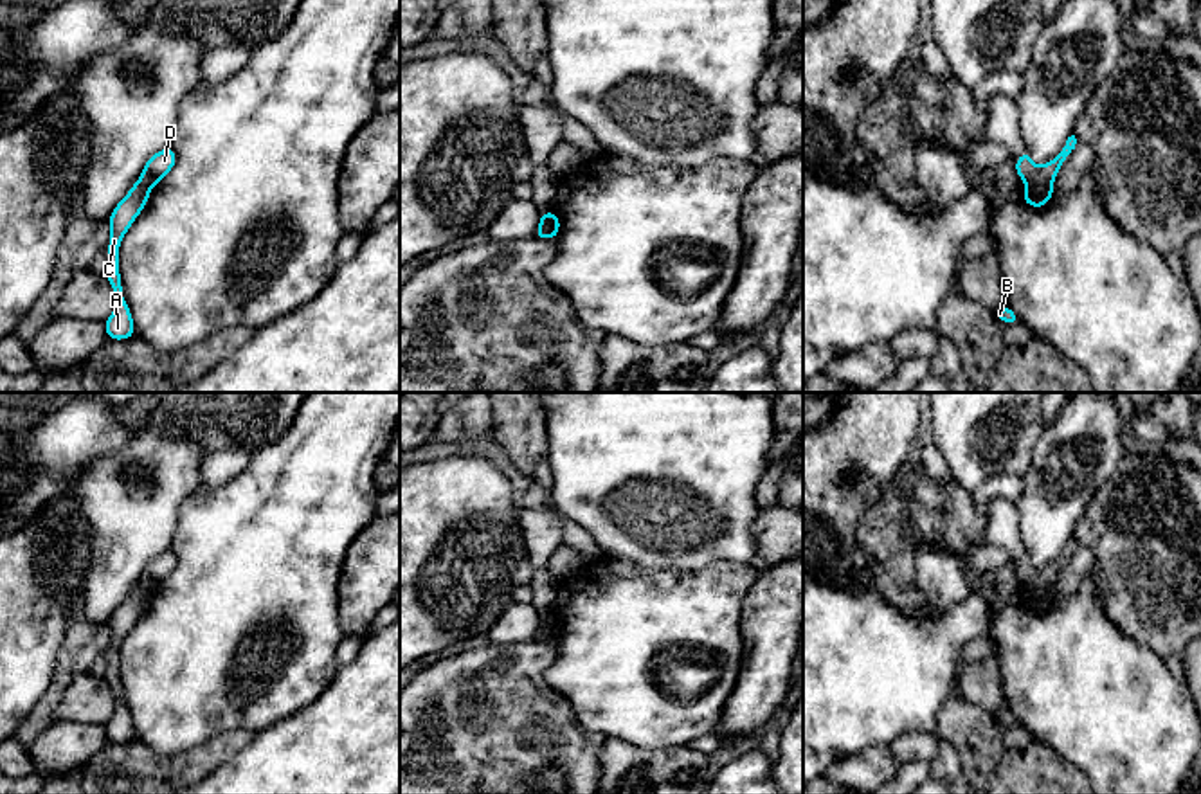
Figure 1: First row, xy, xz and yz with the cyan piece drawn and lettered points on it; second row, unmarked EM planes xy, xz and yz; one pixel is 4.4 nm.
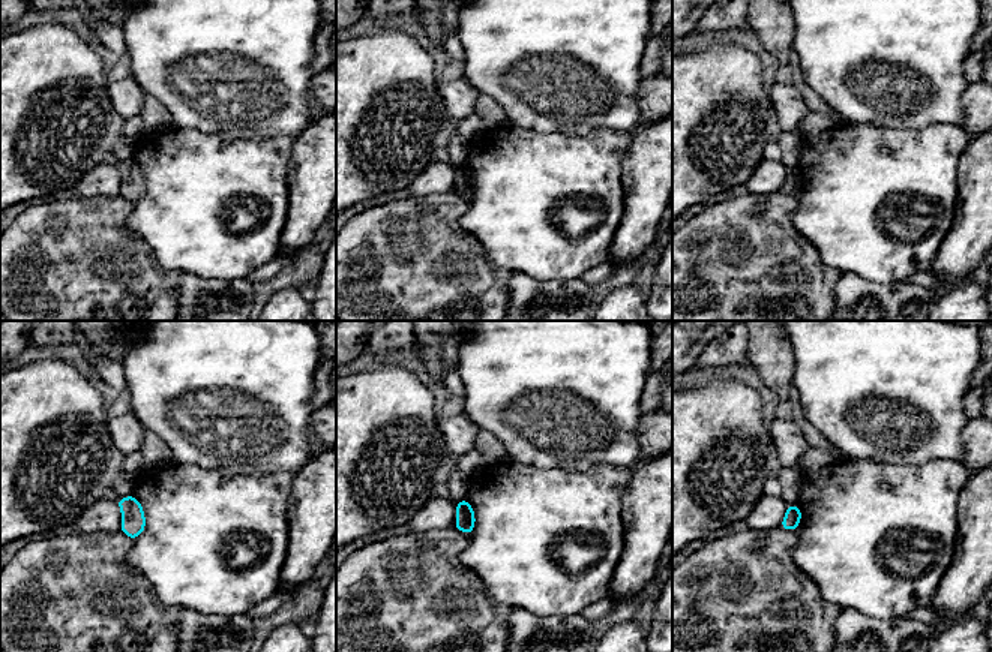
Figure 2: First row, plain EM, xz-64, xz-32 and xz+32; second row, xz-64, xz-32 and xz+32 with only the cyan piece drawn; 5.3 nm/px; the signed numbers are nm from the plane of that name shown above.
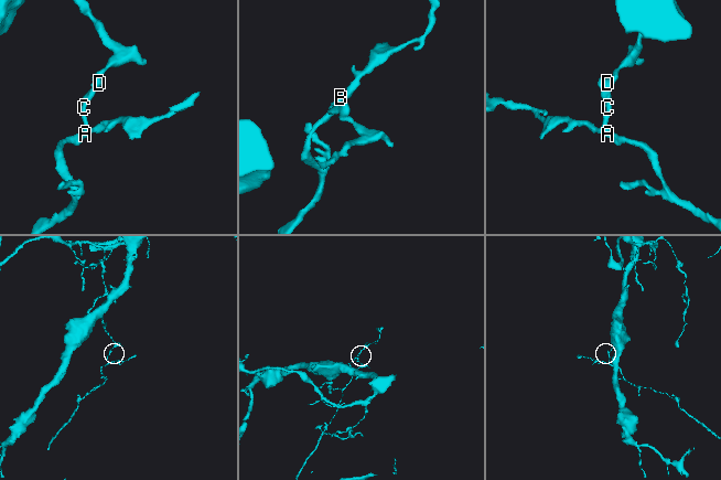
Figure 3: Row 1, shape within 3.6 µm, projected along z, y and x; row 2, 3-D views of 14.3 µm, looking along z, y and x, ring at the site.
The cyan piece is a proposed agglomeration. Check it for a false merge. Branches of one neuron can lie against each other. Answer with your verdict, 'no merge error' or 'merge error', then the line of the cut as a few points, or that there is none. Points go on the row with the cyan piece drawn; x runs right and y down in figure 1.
merge error | yz (1027, 182), (1052, 186)

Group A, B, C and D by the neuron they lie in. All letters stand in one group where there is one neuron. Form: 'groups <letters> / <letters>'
groups A B C / D

